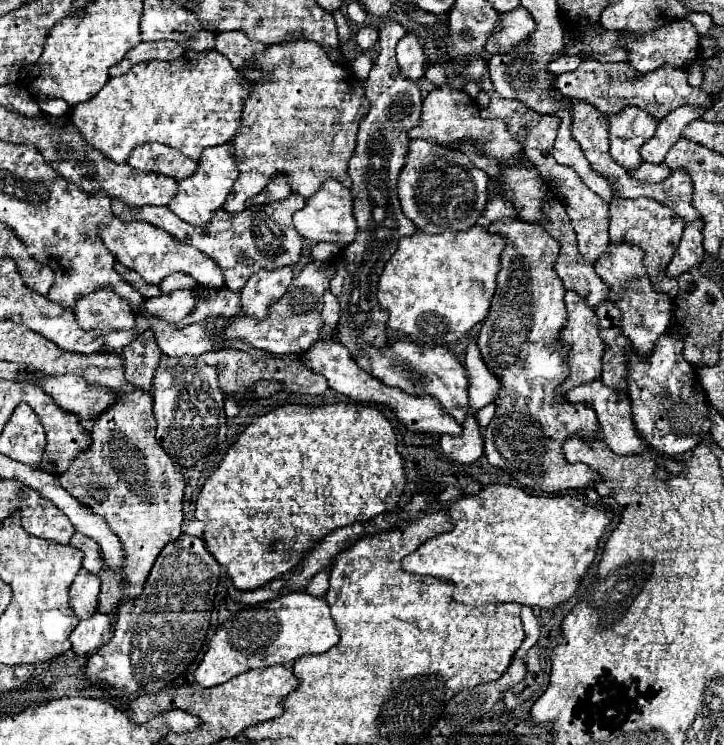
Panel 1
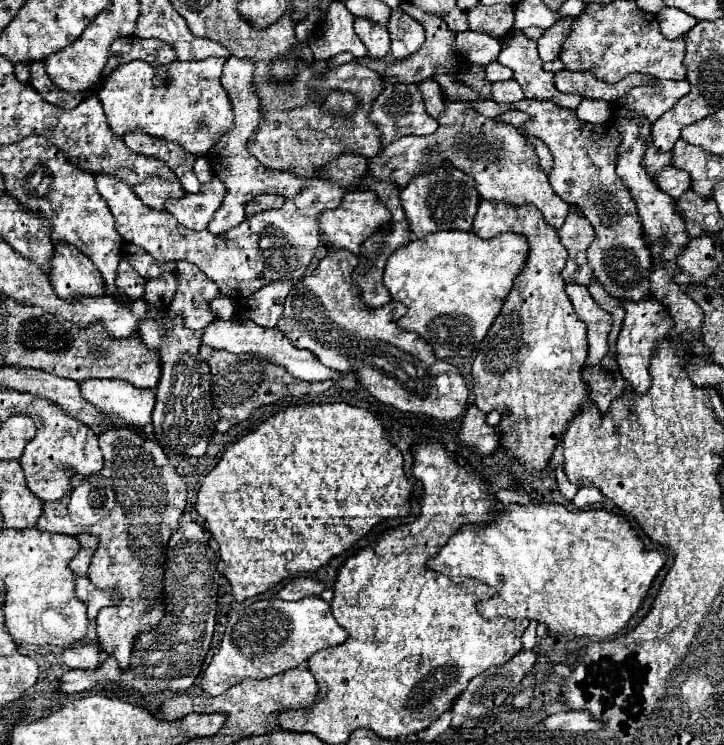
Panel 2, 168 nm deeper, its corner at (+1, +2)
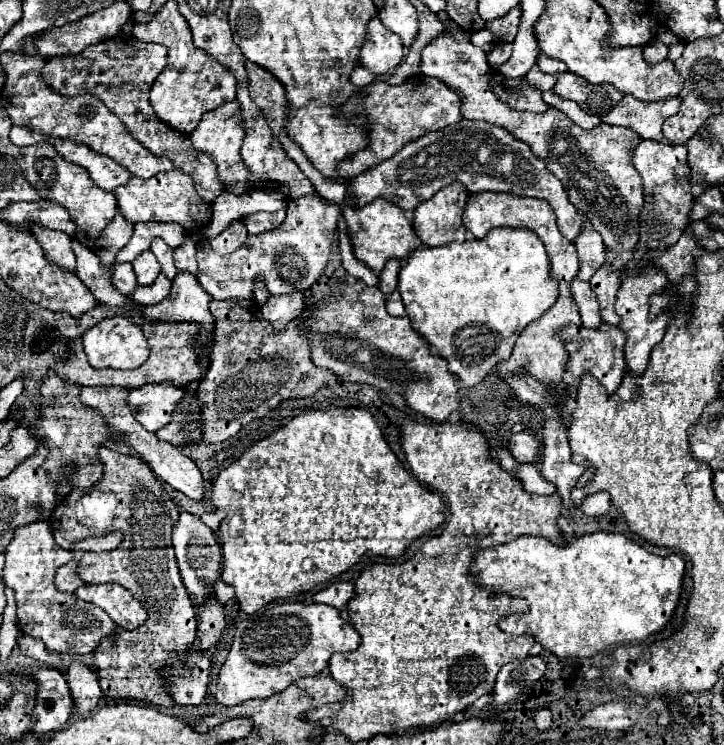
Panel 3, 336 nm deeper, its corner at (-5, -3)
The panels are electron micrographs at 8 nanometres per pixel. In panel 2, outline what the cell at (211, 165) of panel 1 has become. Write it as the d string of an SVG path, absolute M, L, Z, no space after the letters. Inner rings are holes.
M212 175L208 183L202 183L200 193L184 193L180 199L168 199L166 209L188 229L202 231L208 227L214 211L224 199L224 183Z

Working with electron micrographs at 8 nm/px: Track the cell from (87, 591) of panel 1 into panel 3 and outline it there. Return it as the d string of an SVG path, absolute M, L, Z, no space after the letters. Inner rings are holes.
M84 584L74 592L80 600L86 600L102 608L118 626L124 630L134 630L142 626L148 618L142 602L138 602L124 586L120 584Z

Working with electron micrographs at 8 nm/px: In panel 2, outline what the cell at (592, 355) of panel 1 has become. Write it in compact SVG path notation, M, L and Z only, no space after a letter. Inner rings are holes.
M568 283L566 293L574 305L576 315L588 327L588 345L590 347L588 347L586 367L598 365L604 359L604 355L608 355L608 333L612 327L612 317L592 299L592 295L588 293L588 289L584 289L584 285Z

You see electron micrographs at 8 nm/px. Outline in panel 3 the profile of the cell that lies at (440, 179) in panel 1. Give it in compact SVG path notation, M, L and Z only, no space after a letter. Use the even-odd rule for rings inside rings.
M462 184L446 186L446 190L440 190L414 210L414 232L430 248L464 242L466 228L462 224L462 212L466 200L468 192L462 190Z

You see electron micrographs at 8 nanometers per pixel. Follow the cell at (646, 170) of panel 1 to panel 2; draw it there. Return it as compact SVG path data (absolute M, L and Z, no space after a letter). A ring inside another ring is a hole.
M670 165L668 169L662 169L656 175L656 185L670 197L680 197L686 189L690 189L690 177L682 169Z

